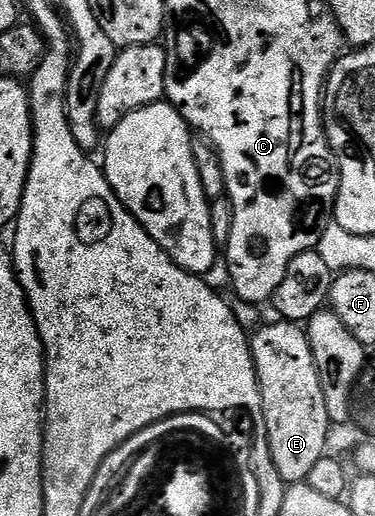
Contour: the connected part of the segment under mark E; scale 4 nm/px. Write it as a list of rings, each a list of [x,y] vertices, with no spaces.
[[[275,319],[275,322],[264,324],[262,327],[254,330],[251,342],[251,357],[255,360],[255,374],[259,380],[259,390],[261,391],[261,399],[263,400],[263,419],[267,434],[269,435],[269,451],[273,455],[273,467],[277,467],[277,471],[281,475],[281,479],[286,481],[288,486],[297,485],[306,482],[309,471],[316,465],[317,459],[321,459],[328,452],[327,436],[333,429],[333,422],[329,419],[329,411],[325,411],[325,391],[321,391],[321,379],[317,375],[317,363],[313,359],[313,351],[309,347],[309,339],[307,338],[306,328],[302,324],[294,321],[284,321]]]

